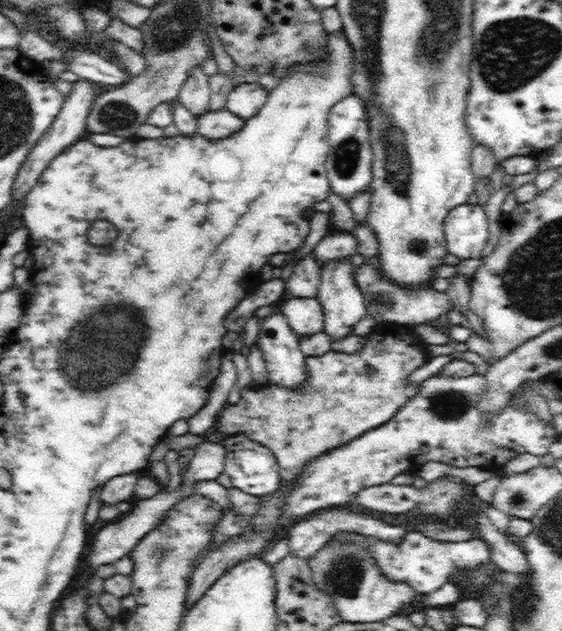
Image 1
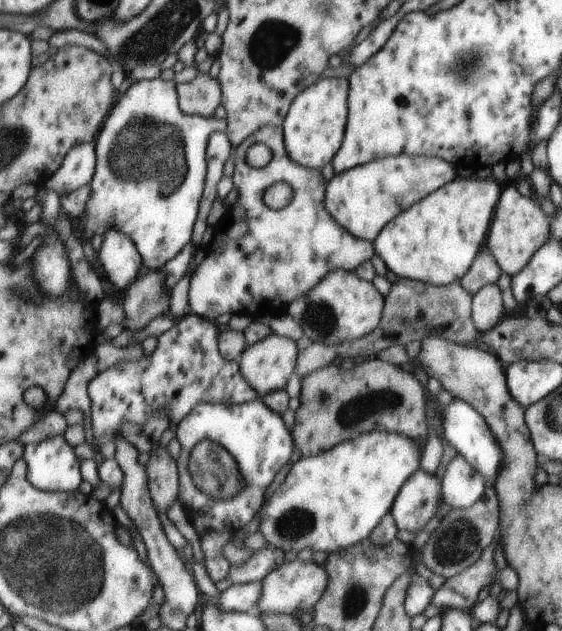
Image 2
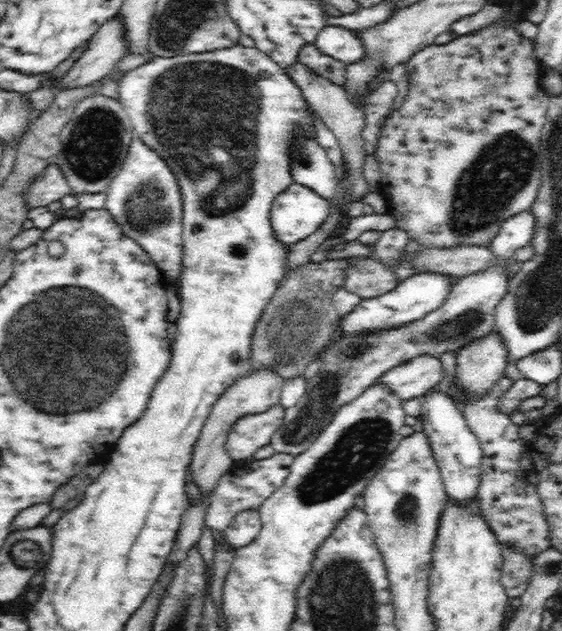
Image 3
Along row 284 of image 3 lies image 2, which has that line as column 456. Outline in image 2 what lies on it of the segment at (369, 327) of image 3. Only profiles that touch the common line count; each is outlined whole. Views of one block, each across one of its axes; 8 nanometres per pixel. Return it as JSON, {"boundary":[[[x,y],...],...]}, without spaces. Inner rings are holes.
{"boundary":[[[456,397],[443,408],[441,413],[443,438],[487,480],[488,484],[494,484],[495,478],[501,471],[503,452],[484,417],[471,404]]]}

